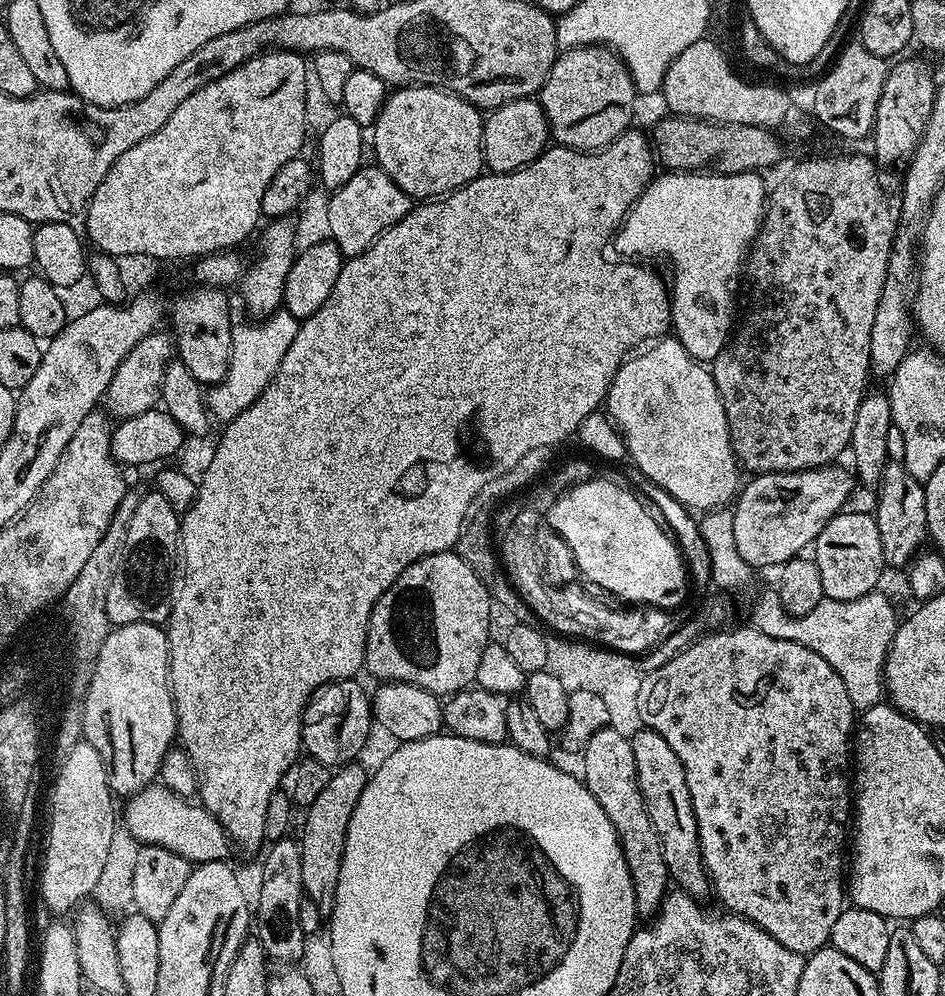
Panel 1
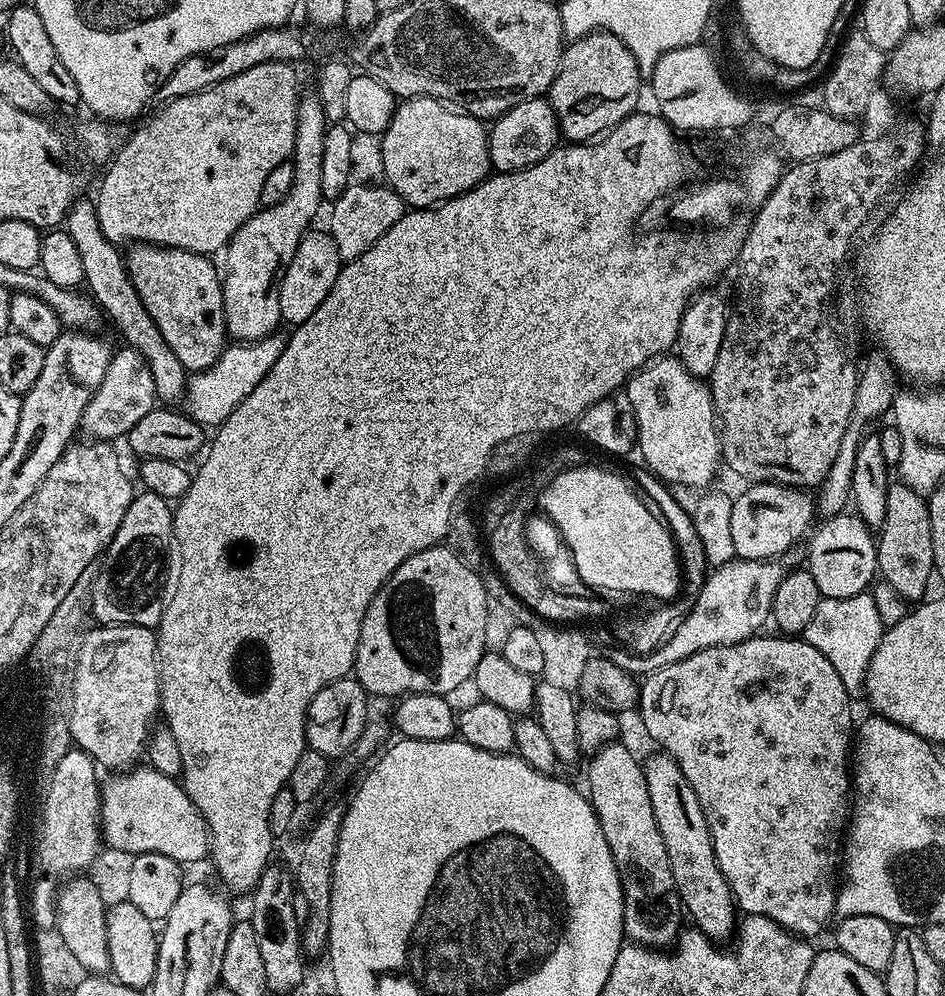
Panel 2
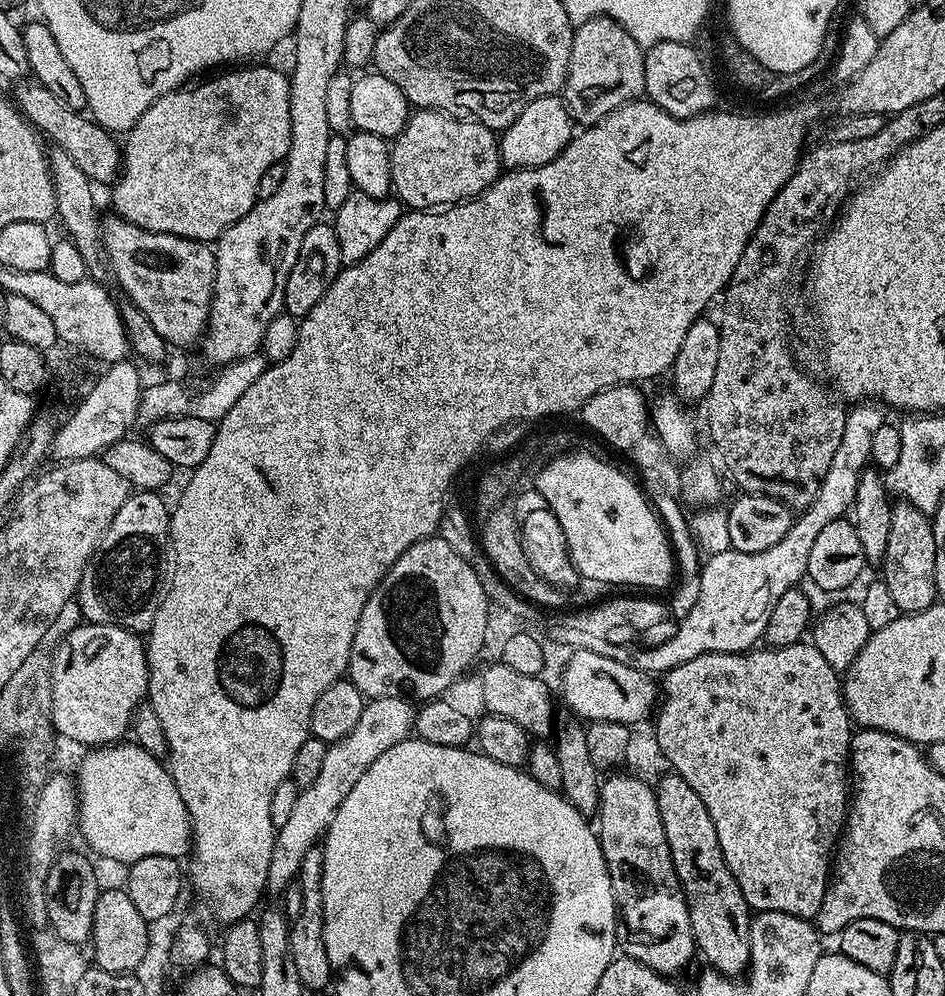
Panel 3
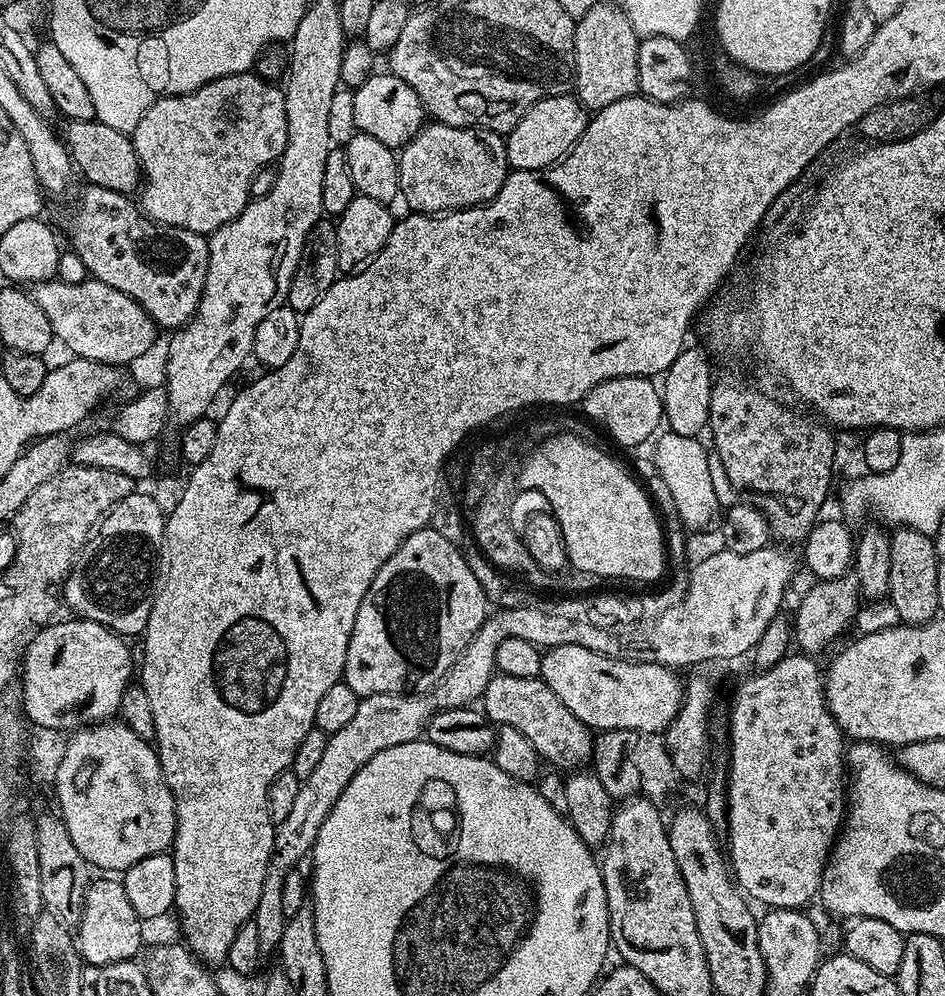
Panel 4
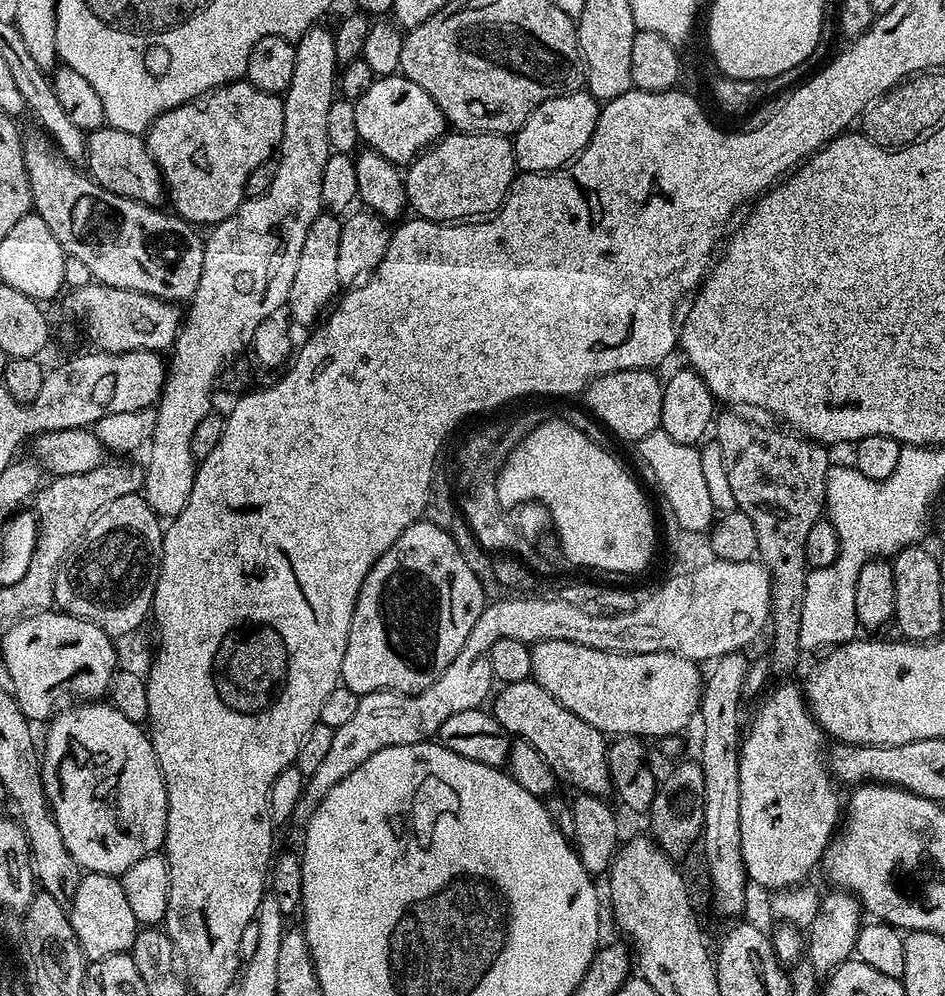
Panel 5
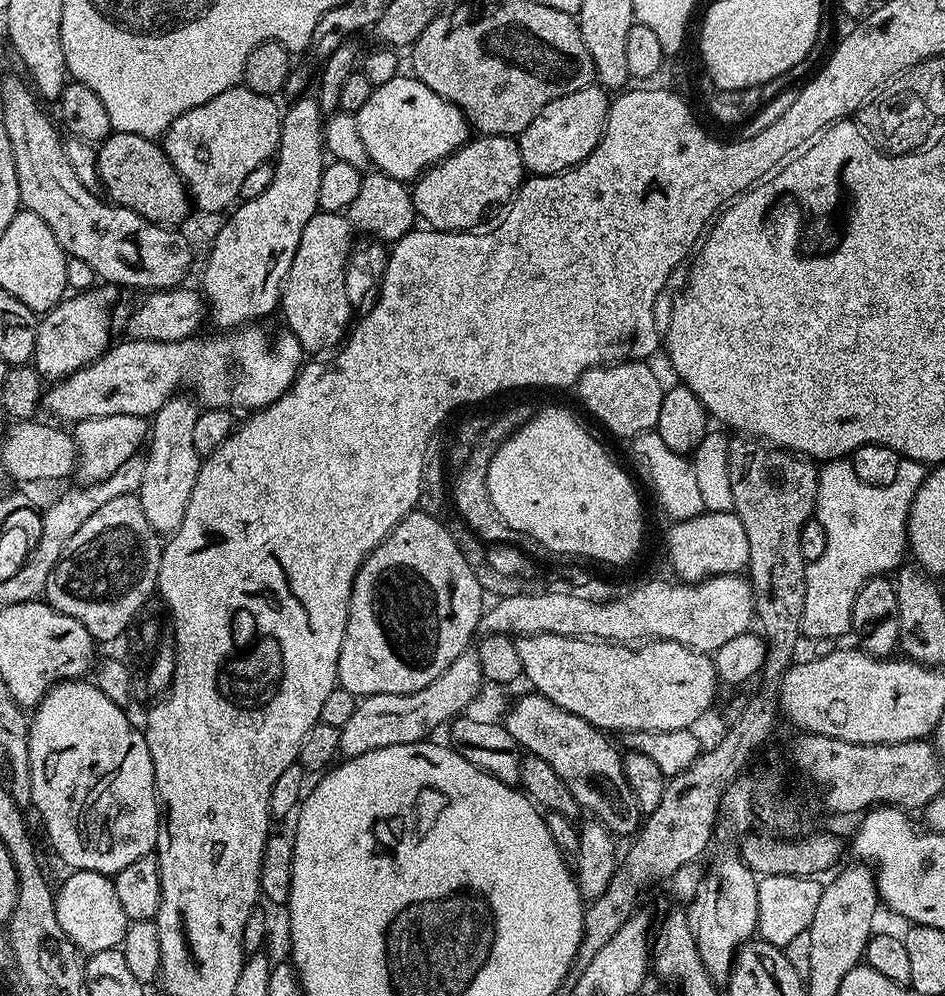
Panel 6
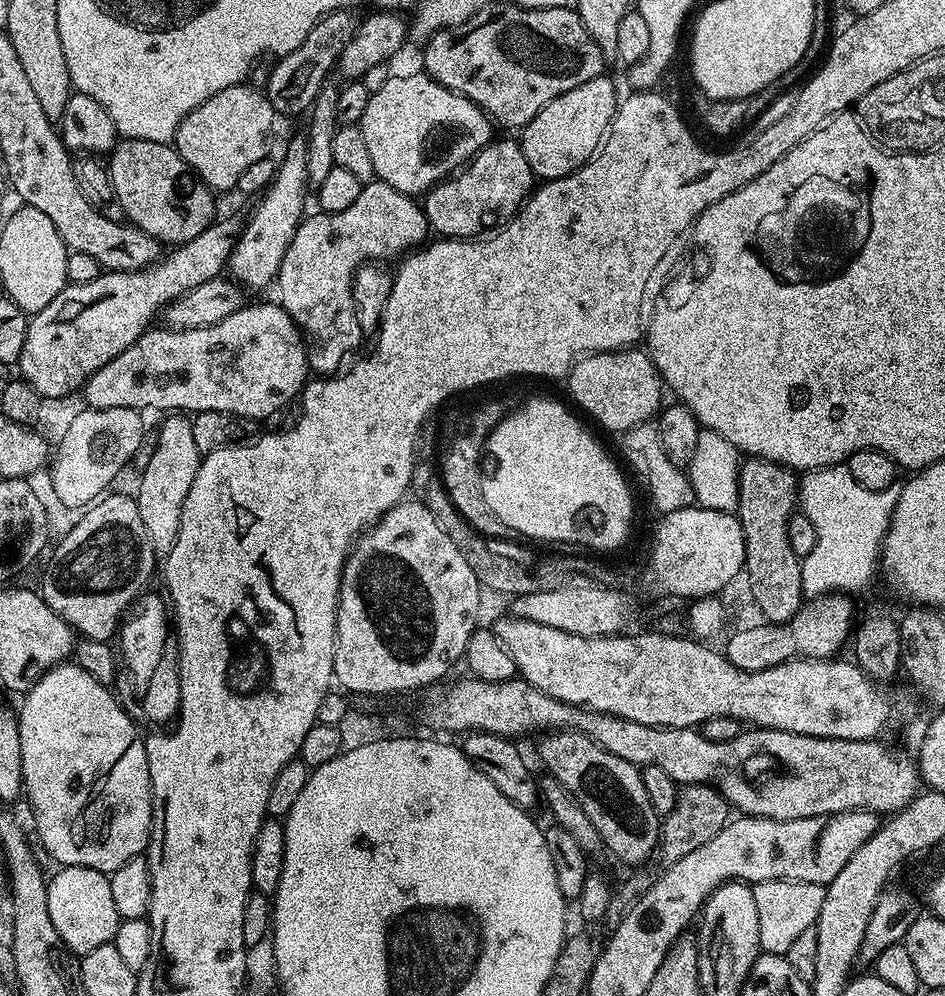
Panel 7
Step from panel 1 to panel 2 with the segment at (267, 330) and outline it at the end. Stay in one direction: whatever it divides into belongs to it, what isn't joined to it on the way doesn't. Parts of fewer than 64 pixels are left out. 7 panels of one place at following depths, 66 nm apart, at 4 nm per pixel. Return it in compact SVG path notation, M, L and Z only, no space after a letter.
M280 334L264 336L261 340L229 343L212 368L191 373L187 377L182 399L183 411L202 426L219 426L226 422L226 418L234 414L234 410L250 394L250 390L254 390L254 386L258 386L258 382L262 382L262 378L270 374L274 362L278 362L282 354L285 343L285 337L280 337Z

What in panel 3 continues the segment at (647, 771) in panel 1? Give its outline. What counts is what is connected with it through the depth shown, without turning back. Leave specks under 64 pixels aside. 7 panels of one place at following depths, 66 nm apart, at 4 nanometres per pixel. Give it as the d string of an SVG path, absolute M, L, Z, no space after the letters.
M675 774L661 775L655 785L658 814L662 814L662 830L666 830L666 846L670 846L670 858L674 862L674 870L678 874L678 882L684 891L686 906L690 914L690 930L696 939L696 951L709 969L721 972L723 976L733 978L747 973L750 958L750 930L752 929L753 913L750 911L746 898L730 870L726 866L722 846L718 842L718 830L714 830L714 822L698 794L682 777Z

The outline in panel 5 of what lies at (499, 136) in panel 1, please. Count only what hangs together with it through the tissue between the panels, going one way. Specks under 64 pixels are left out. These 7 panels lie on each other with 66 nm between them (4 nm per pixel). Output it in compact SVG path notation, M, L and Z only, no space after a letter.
M581 90L542 102L526 118L526 122L514 133L516 167L521 173L539 172L547 174L572 163L590 142L594 126L598 126L601 101L594 99L591 92Z

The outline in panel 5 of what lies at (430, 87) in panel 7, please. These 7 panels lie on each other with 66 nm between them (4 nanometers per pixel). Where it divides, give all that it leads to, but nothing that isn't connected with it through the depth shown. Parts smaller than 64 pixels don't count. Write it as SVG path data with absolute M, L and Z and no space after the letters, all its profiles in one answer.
M403 74L373 79L370 90L366 90L355 105L361 141L371 151L382 154L382 158L397 166L411 164L446 132L444 115L438 110L434 98L430 98L418 82L410 82Z

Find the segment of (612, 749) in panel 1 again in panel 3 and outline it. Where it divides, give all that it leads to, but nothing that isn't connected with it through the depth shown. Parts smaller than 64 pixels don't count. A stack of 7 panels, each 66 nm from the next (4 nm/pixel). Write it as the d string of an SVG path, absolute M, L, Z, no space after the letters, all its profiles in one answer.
M620 770L600 785L598 835L602 846L602 858L606 858L606 870L610 874L610 886L616 899L619 923L616 925L616 942L619 951L632 960L650 966L650 970L672 978L680 972L692 956L697 955L696 939L690 930L690 914L674 862L670 858L670 846L666 846L666 830L662 830L662 814L658 814L655 787L647 779Z

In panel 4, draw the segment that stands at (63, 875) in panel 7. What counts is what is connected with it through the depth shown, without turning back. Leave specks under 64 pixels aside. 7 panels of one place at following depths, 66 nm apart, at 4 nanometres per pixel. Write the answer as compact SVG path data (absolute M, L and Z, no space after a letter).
M116 878L93 879L84 895L82 918L78 925L78 951L85 965L113 964L139 957L140 943L144 940L142 921L134 914L130 898L126 898L123 883Z

